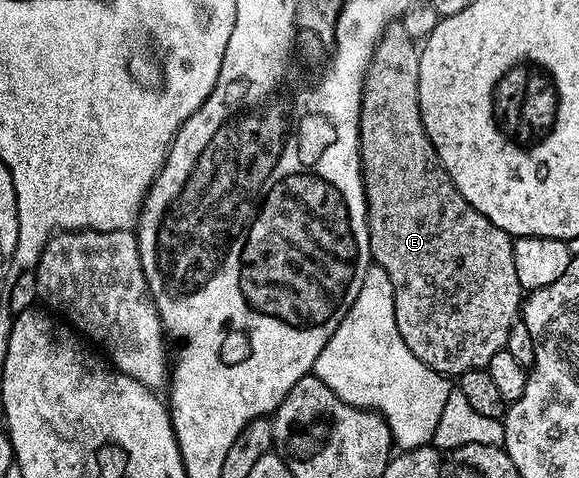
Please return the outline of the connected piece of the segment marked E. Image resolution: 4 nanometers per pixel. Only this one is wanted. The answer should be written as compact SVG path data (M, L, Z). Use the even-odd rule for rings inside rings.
M401 20L391 21L378 40L378 46L374 48L374 54L362 79L362 98L358 115L358 150L362 160L362 186L366 192L366 222L373 264L384 267L384 271L388 271L388 279L392 279L396 327L400 331L400 339L404 339L408 351L412 351L412 355L416 355L416 359L420 359L420 363L424 363L432 371L443 375L457 375L464 371L484 369L492 359L492 355L496 355L496 351L505 349L508 331L512 323L520 317L520 310L524 304L524 290L516 275L514 242L510 234L496 227L496 223L492 223L483 213L476 211L476 207L472 207L472 203L468 203L468 199L460 195L456 183L452 183L448 171L440 163L428 139L418 107L419 52L419 46L408 35L408 31L404 31Z

